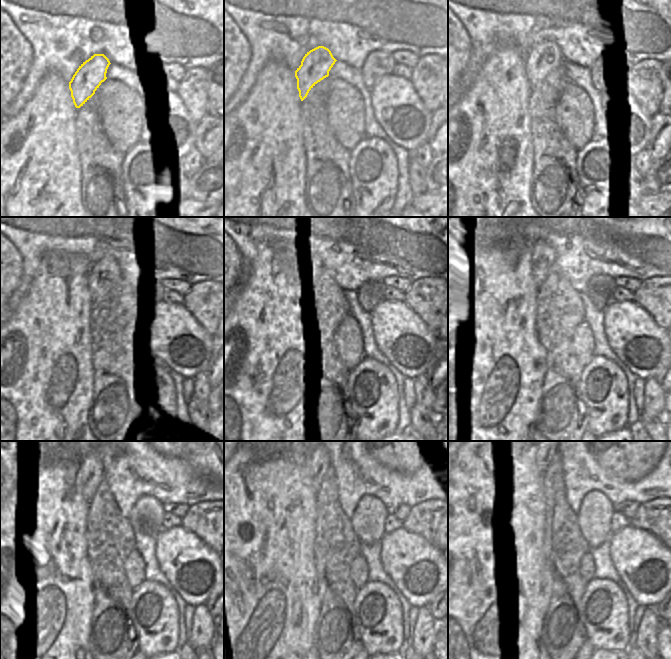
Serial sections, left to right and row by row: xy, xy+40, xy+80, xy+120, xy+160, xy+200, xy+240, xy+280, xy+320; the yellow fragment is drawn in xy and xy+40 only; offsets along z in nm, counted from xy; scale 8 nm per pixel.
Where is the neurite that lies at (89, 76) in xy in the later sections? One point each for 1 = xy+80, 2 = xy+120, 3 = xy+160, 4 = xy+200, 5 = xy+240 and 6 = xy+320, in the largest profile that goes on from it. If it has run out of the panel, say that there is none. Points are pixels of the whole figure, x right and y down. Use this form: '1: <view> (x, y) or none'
1: xy+80 (542, 58)
2: xy+120 (102, 270)
3: xy+160 (316, 266)
4: xy+200 (542, 256)
5: xy+240 (90, 474)
6: xy+320 (542, 461)

